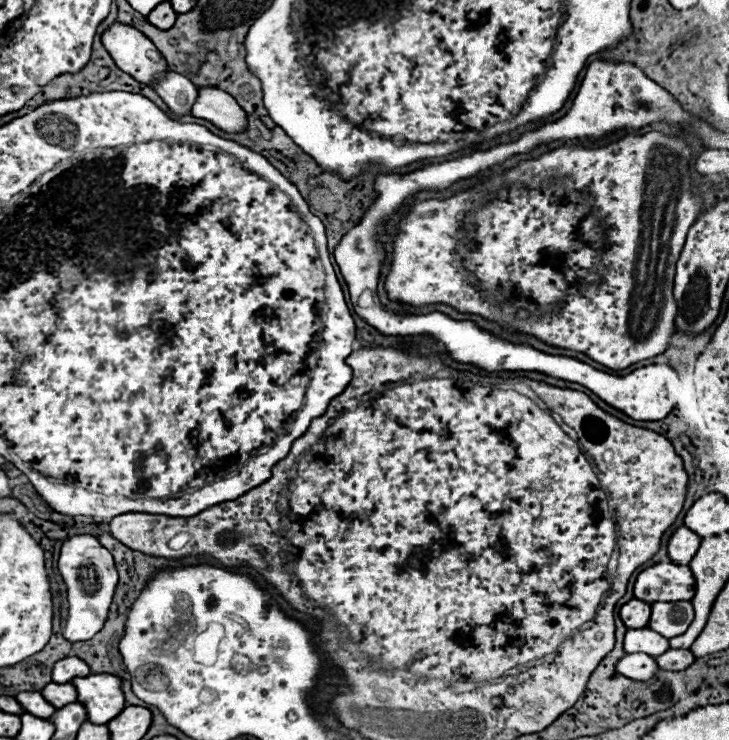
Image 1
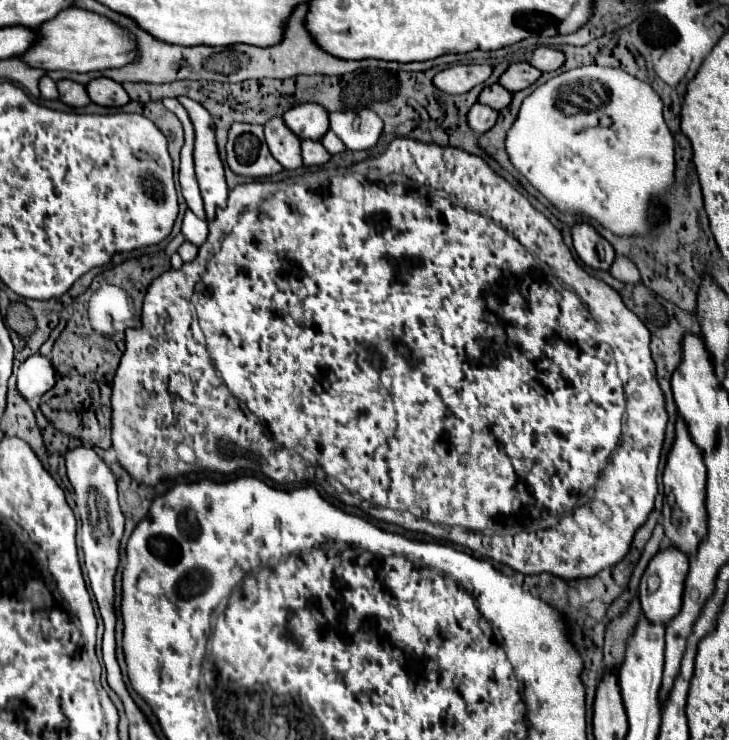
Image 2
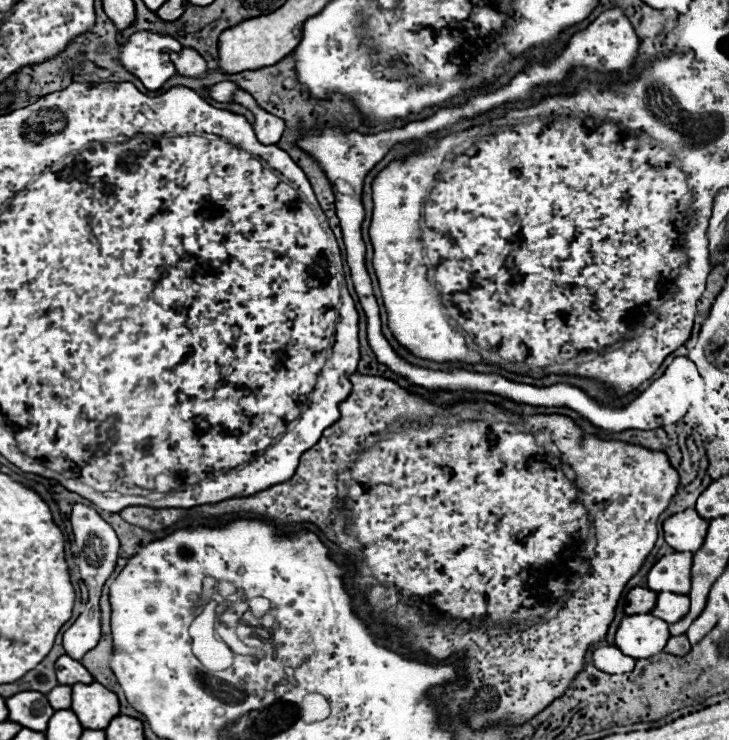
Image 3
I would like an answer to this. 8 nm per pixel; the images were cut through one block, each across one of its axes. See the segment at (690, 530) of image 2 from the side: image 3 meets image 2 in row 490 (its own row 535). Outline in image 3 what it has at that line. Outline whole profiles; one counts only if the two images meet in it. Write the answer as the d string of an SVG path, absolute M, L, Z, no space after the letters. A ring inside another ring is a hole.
M694 508L676 512L664 520L666 542L676 552L696 552L704 542L704 536L708 532L708 522L710 520L698 516Z

